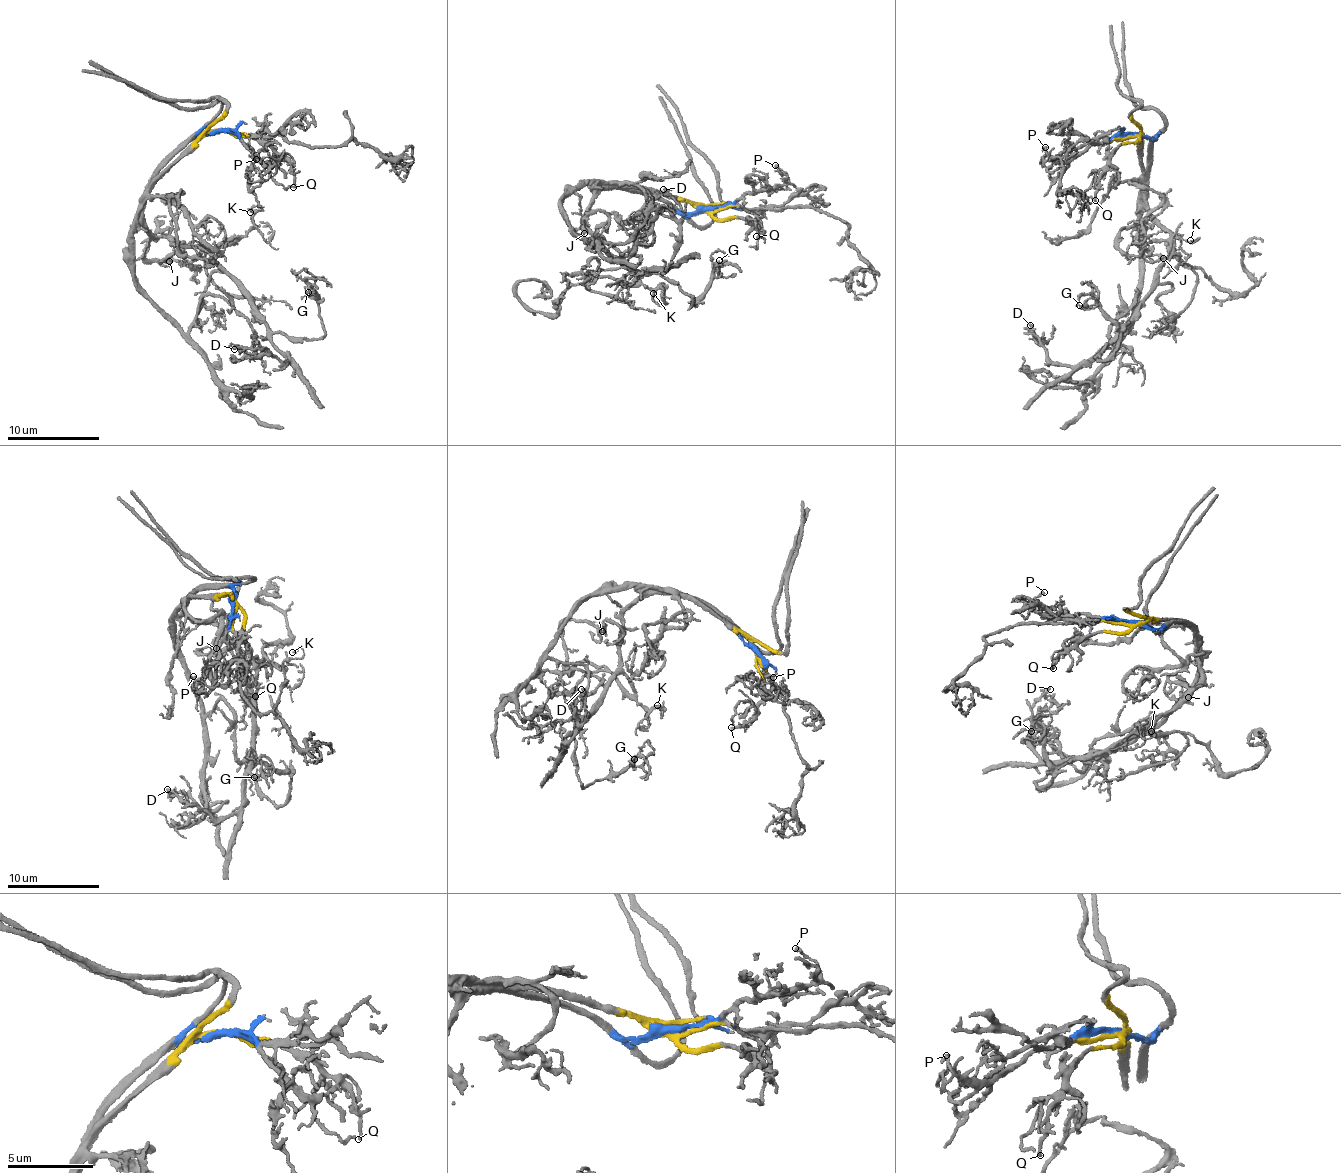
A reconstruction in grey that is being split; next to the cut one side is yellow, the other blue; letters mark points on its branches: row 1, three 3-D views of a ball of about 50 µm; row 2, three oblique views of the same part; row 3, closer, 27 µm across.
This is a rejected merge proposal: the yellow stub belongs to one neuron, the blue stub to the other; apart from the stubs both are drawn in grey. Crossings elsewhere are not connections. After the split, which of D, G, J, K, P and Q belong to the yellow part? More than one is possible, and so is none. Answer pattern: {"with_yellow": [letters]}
{"with_yellow": ["D", "G", "J", "K", "Q"]}

